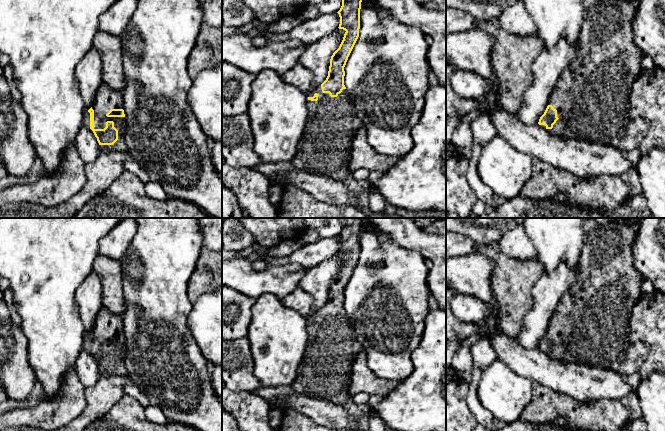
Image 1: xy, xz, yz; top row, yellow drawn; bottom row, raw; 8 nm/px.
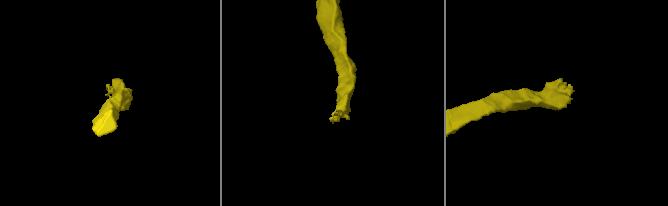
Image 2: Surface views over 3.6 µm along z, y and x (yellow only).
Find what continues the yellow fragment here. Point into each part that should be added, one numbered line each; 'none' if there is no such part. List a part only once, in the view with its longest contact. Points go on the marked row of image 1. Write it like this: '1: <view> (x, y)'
1: xy (106, 98)

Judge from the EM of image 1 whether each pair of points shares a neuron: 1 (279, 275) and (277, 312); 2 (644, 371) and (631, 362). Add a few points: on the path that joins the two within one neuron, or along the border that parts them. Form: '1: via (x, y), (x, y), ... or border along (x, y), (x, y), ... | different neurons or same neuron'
1: border along (279, 298), (269, 293), (263, 293), (255, 300) | different neurons
2: border along (649, 346), (647, 357), (637, 371) | different neurons

